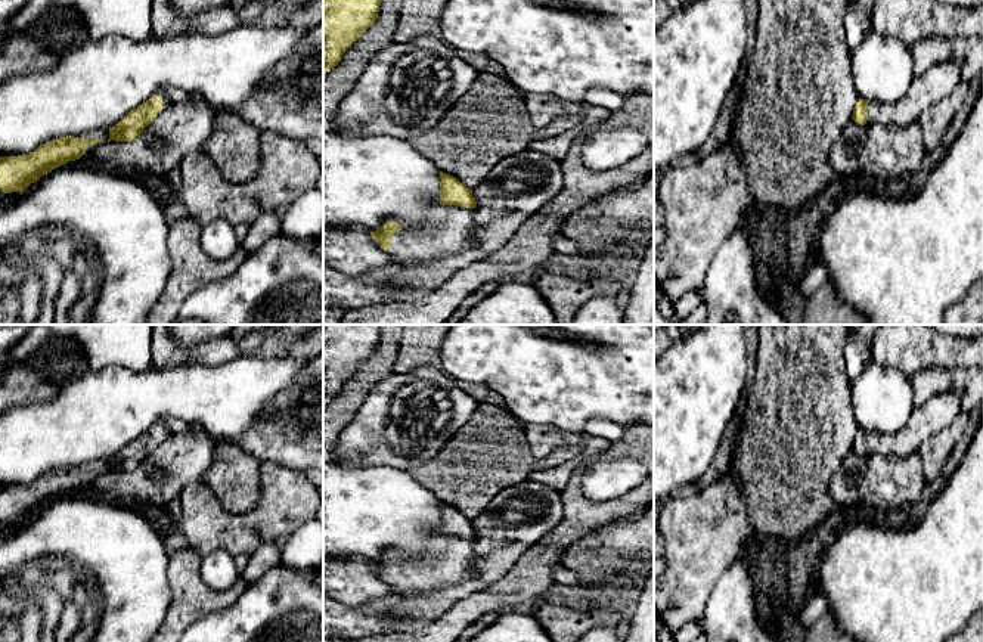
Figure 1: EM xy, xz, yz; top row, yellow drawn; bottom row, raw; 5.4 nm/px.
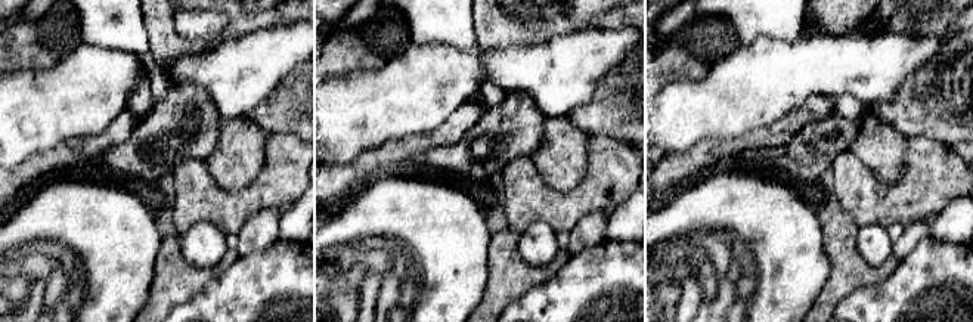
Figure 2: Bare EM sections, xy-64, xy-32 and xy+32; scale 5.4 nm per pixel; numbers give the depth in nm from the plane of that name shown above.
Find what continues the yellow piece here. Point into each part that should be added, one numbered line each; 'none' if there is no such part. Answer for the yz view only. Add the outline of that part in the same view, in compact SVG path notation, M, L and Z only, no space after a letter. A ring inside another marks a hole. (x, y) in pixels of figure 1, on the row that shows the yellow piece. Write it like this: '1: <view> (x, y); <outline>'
1: yz (937, 83); M946 61L928 68L921 77L914 77L908 94L894 103L868 102L866 124L909 125L920 115L942 102L962 83L962 65Z

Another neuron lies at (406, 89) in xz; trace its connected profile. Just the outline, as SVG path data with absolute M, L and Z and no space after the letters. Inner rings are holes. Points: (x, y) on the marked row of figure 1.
M422 34L375 53L354 89L334 112L334 131L344 136L390 134L403 140L431 130L472 87L478 71L440 35Z

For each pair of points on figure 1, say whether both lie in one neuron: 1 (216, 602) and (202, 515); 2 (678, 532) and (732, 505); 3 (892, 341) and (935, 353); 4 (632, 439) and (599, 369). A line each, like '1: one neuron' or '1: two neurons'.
1: two neurons
2: one neuron
3: one neuron
4: two neurons

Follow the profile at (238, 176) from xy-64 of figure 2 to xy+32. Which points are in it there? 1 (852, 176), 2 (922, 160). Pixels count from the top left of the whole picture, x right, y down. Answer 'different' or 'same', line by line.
1: different
2: different

